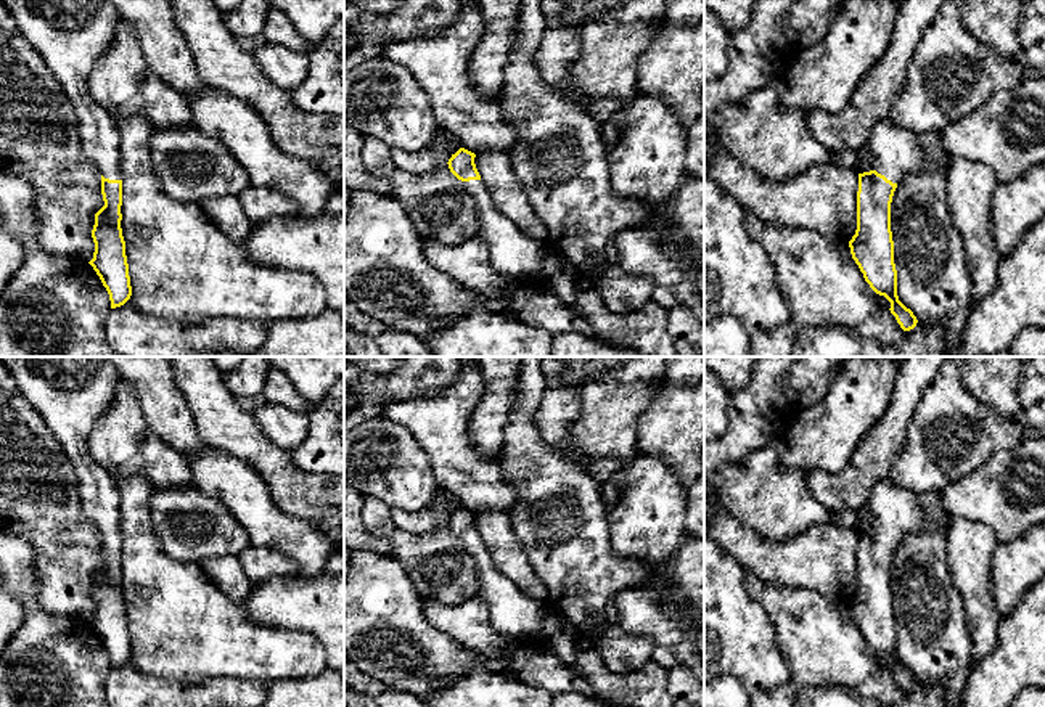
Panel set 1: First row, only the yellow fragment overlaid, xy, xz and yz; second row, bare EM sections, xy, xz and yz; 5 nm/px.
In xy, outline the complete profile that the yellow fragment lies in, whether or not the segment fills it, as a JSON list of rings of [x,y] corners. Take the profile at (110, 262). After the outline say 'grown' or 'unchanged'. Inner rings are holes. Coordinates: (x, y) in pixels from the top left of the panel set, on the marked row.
[[[2,0],[13,14],[19,34],[37,50],[47,67],[58,77],[71,100],[77,119],[82,149],[101,174],[104,206],[95,214],[92,238],[93,259],[88,262],[111,300],[111,309],[124,305],[132,296],[125,241],[121,228],[122,170],[121,138],[116,121],[93,100],[88,77],[95,63],[114,43],[121,16],[111,0]]]; grown

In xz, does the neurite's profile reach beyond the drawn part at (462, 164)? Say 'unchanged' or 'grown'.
grown

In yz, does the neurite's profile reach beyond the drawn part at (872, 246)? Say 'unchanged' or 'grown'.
grown

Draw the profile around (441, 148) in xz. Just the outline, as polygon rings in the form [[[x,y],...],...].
[[[441,130],[421,151],[404,151],[391,148],[392,159],[400,170],[412,175],[428,175],[439,170],[461,148],[452,133]]]

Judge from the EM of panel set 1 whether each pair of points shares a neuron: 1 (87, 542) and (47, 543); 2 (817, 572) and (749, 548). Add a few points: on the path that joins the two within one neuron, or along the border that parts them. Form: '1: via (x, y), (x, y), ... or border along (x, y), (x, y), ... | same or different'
1: via (77, 543), (57, 543) | same
2: via (801, 563), (766, 559) | same

